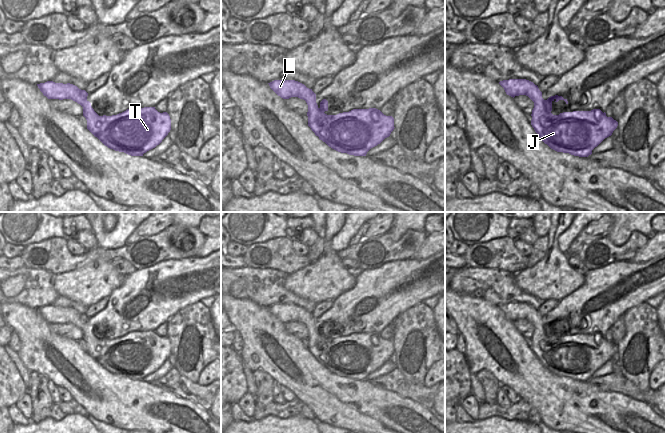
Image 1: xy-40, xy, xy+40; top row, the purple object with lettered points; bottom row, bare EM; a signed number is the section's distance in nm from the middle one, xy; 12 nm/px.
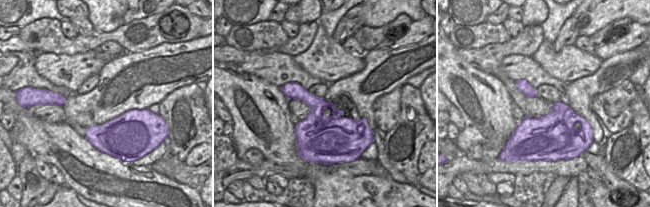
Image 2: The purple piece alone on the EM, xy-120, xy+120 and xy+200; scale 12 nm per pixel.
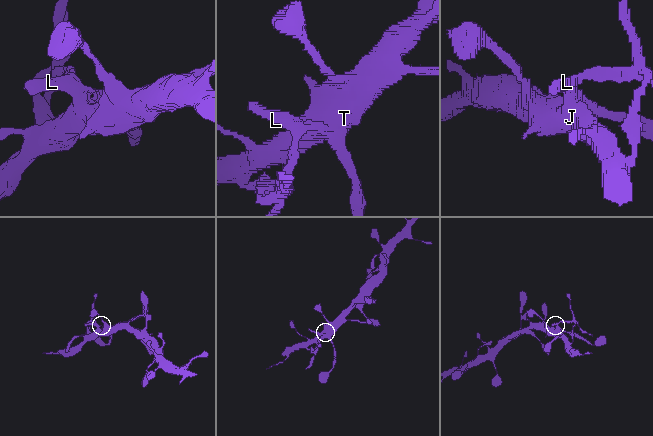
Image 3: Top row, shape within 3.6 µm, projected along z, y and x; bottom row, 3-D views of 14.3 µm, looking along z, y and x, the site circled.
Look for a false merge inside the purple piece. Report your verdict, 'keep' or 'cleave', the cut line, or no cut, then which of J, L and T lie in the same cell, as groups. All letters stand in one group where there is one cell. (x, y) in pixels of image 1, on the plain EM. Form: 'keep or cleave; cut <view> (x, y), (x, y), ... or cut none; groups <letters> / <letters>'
keep; cut none; groups J L T

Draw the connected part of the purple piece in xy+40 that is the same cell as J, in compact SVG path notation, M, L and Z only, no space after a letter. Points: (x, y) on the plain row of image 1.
M509 303L500 305L499 308L504 312L507 319L511 321L526 319L534 326L532 334L531 349L541 364L551 373L557 376L569 377L574 380L588 381L592 378L592 374L597 371L605 362L612 359L617 352L618 346L612 341L607 341L606 337L600 333L591 335L573 335L563 336L559 339L553 339L552 326L564 324L568 328L567 323L562 320L551 320L547 324L542 322L542 316L538 310L526 303Z

